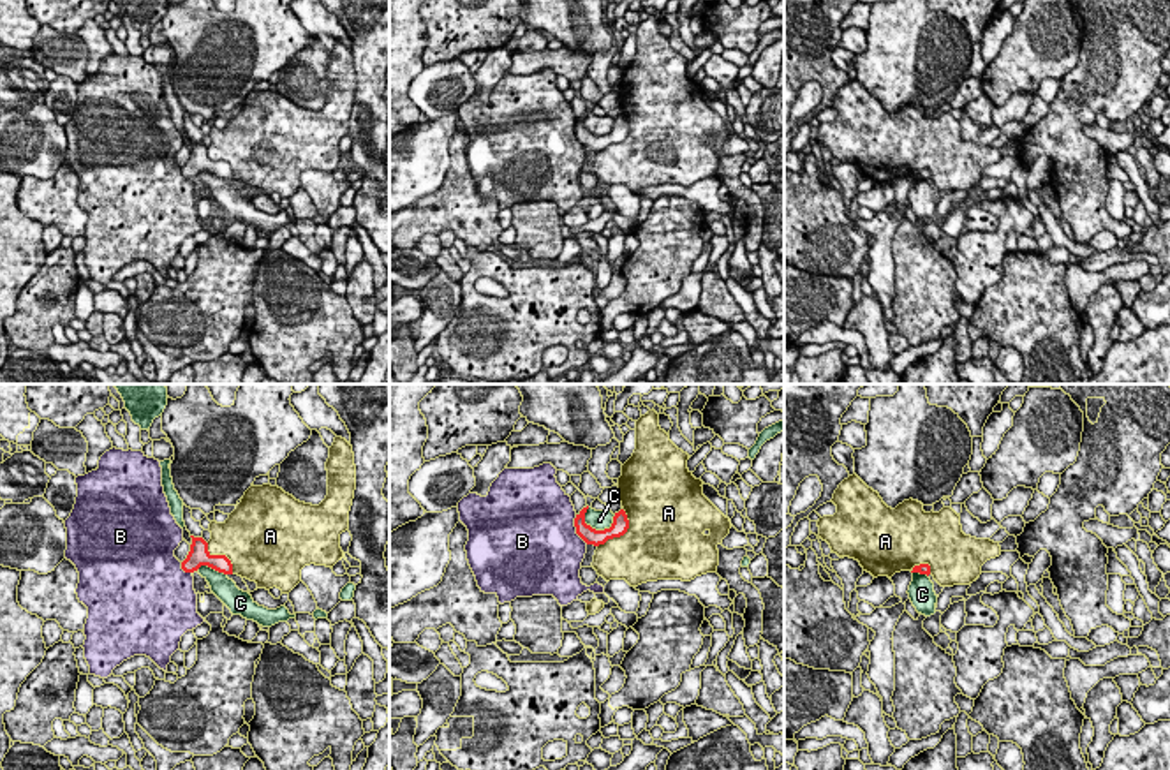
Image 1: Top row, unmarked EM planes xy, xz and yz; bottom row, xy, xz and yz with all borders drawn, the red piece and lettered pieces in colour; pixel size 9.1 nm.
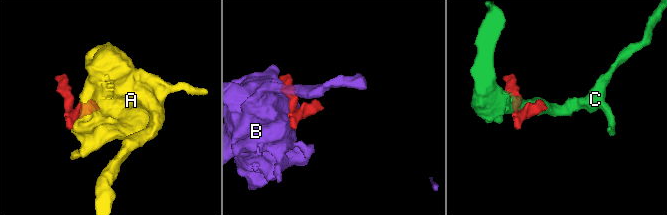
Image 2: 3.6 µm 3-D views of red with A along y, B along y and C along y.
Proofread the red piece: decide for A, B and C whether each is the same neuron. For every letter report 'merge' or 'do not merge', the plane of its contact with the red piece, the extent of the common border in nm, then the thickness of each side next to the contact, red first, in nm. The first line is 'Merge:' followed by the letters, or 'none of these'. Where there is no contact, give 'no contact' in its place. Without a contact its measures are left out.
Merge: none of these
A: do not merge; meets red in xz; contact 420 nm long; 160 nm thick on the red side, 500 nm on the other
B: do not merge; meets red in xz; contact 300 nm long; 160 nm thick on the red side, 480 nm on the other
C: do not merge; meets red in xz; contact 320 nm long; 160 nm thick on the red side, 190 nm on the other

